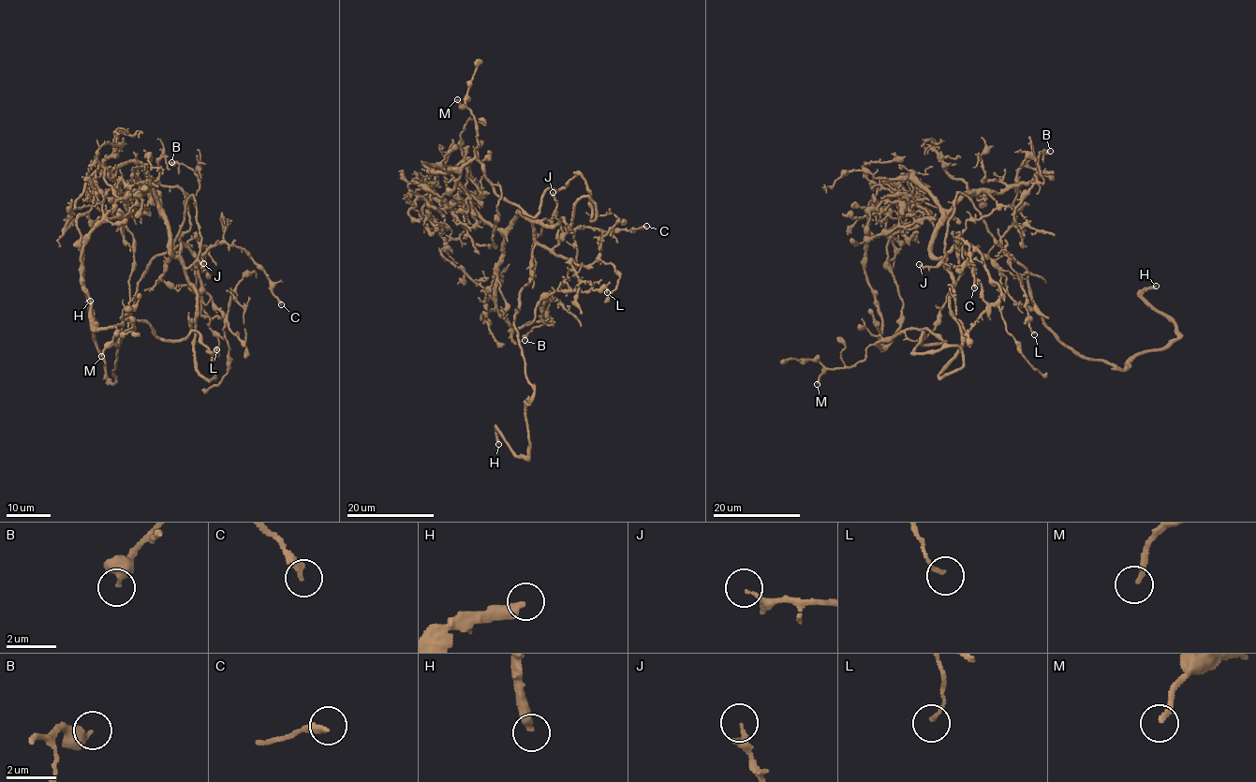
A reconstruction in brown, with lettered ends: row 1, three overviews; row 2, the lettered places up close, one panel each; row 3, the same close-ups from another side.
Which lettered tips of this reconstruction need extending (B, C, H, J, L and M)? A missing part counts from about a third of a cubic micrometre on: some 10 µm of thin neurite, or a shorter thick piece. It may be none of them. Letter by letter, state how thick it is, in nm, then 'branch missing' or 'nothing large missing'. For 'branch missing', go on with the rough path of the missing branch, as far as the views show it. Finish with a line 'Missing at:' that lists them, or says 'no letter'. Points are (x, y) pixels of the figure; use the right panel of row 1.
B: 460 nm thick; nothing large missing
C: 320 nm thick; nothing large missing
H: 360 nm thick; branch missing
J: 130 nm thick; branch missing
L: 140 nm thick; nothing large missing
M: 200 nm thick; branch missing
Missing at: H, J, M

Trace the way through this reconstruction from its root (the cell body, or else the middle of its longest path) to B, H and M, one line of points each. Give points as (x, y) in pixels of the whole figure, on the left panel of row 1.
B: (186, 272), (170, 250), (158, 194), (142, 192), (159, 184), (180, 186), (194, 198), (198, 176), (171, 162)
H: (186, 272), (201, 239), (191, 195), (173, 245), (150, 261), (138, 283), (113, 383), (93, 338), (90, 301)
M: (186, 272), (196, 367), (211, 380), (218, 350), (201, 335), (164, 341), (130, 317), (101, 356)

